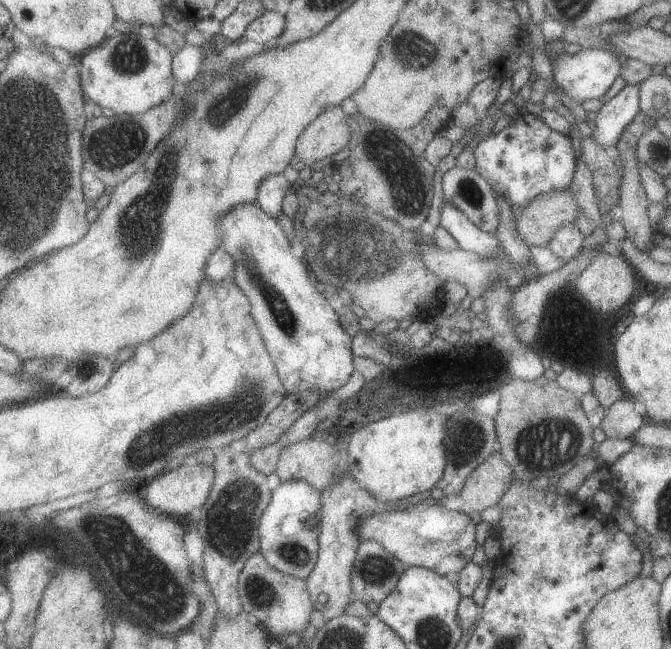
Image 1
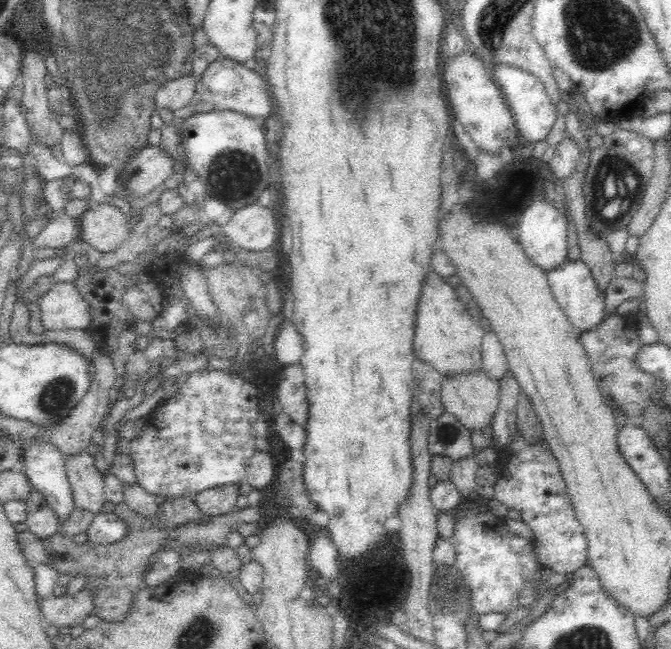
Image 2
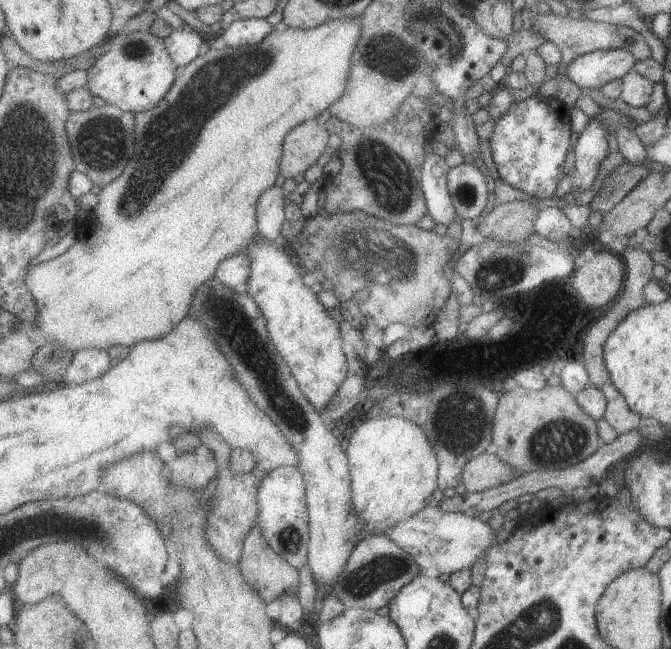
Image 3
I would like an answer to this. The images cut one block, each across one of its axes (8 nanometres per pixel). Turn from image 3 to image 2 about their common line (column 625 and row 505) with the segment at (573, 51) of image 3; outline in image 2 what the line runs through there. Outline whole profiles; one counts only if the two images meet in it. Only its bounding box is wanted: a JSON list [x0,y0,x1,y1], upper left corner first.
[25,490,60,538]

